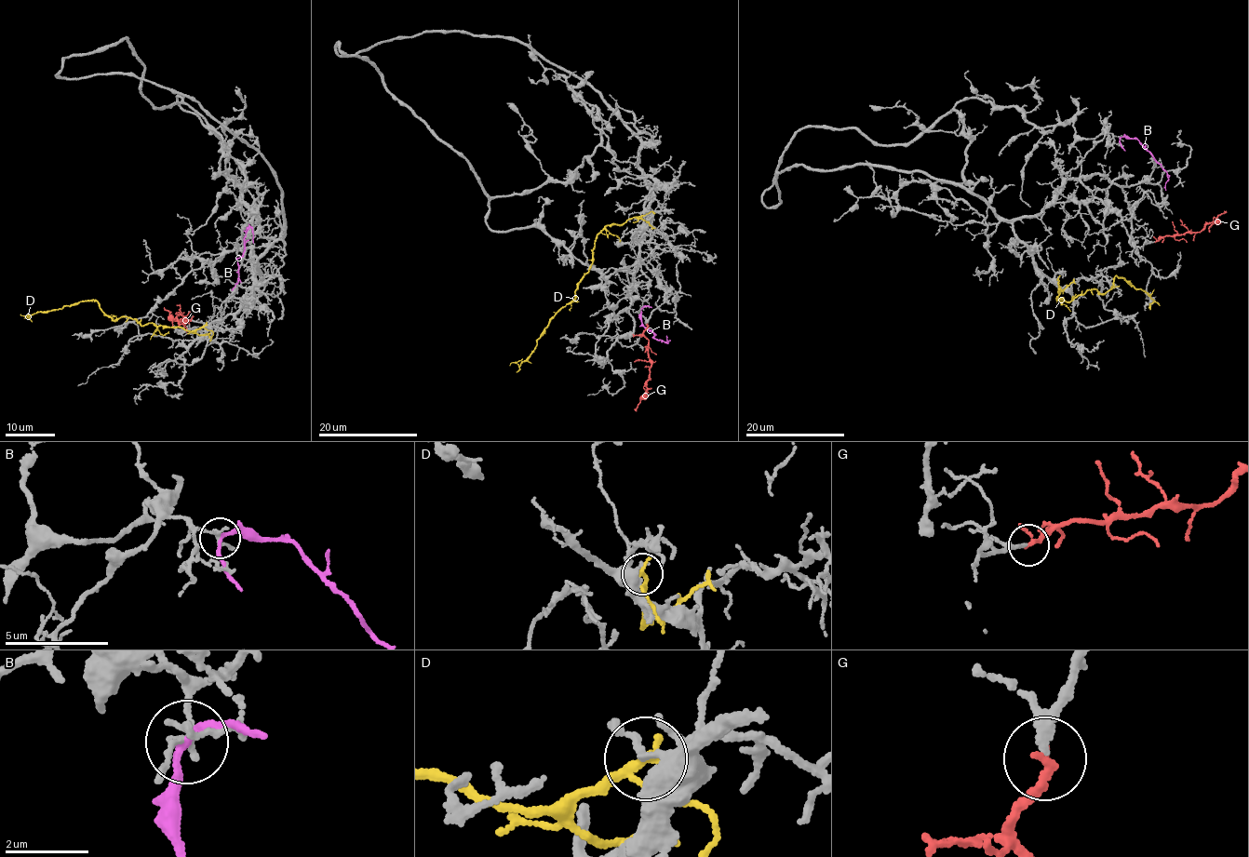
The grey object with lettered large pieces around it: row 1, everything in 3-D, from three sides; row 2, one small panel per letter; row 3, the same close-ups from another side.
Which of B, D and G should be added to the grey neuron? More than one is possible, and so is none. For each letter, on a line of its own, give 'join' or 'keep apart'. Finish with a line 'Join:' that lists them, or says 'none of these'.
B: keep apart
D: keep apart
G: join
Join: G

